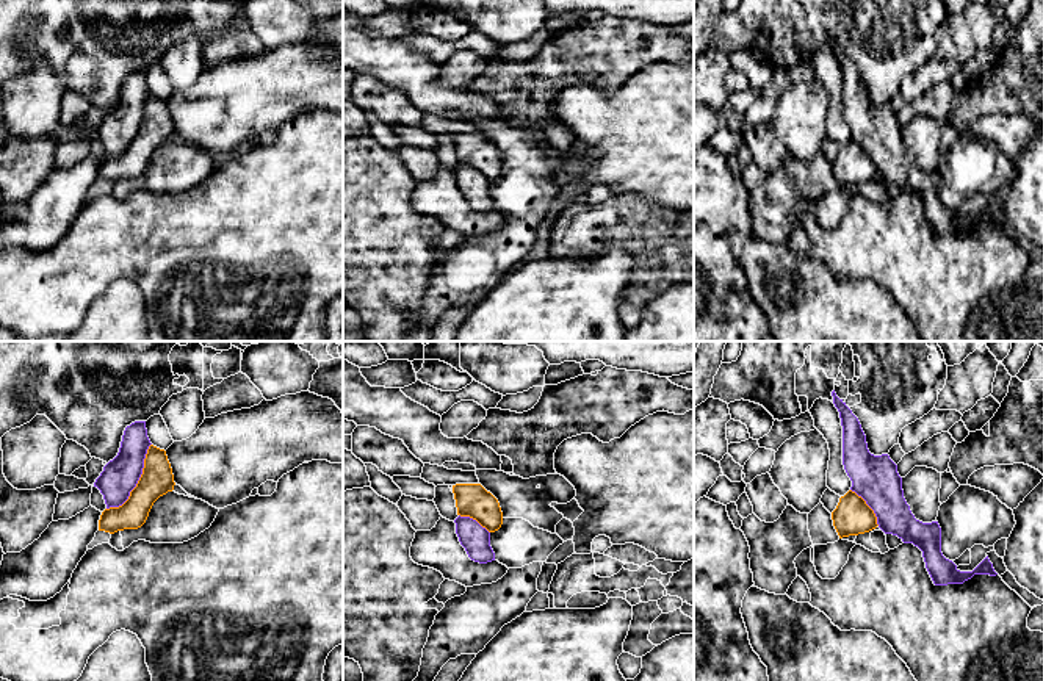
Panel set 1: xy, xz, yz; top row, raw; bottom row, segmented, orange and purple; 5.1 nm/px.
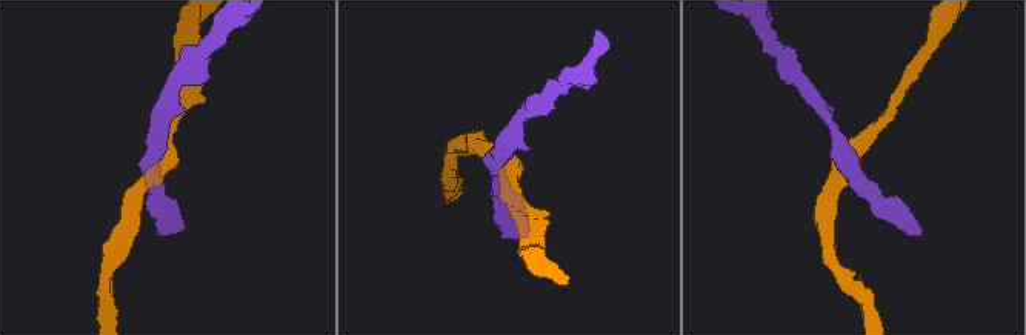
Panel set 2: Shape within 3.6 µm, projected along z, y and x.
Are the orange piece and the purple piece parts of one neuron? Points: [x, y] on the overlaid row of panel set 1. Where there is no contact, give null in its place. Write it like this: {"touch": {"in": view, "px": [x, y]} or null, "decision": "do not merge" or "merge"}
{"touch": {"in": "xy", "px": [138, 481]}, "decision": "do not merge"}

